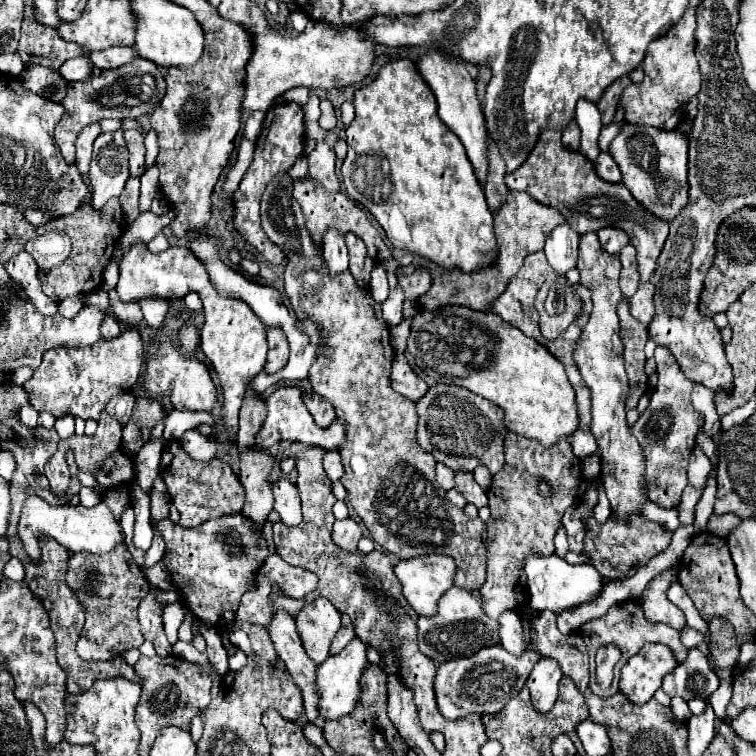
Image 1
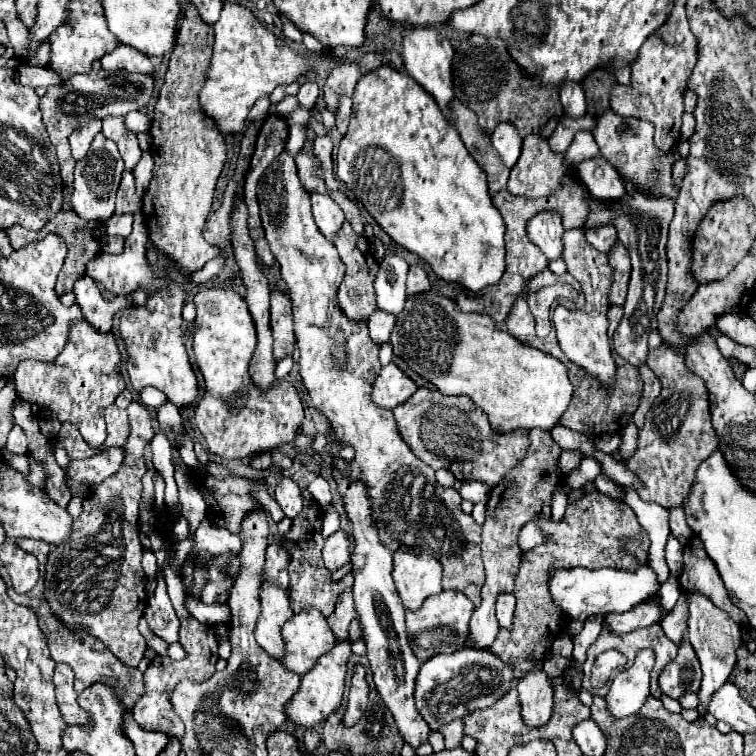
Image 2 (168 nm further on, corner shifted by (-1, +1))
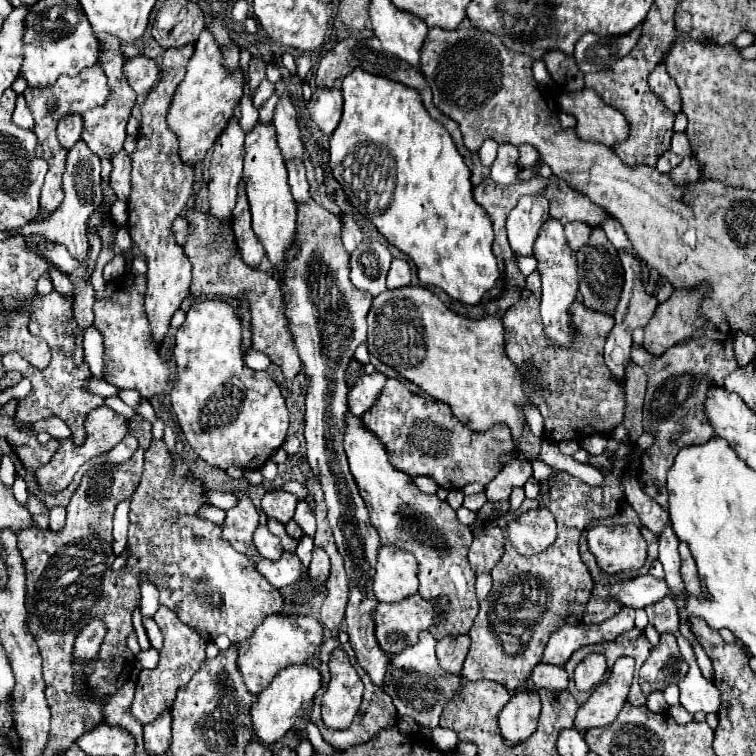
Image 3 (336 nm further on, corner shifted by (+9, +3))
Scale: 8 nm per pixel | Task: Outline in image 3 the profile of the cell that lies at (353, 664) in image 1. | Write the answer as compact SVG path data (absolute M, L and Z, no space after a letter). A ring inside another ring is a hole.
M291 665L287 669L281 669L269 683L269 687L265 687L257 695L257 701L251 707L253 737L263 745L273 745L281 741L283 735L293 729L295 721L299 719L299 713L303 713L311 705L313 695L317 693L319 687L321 687L319 669L313 669L311 665Z

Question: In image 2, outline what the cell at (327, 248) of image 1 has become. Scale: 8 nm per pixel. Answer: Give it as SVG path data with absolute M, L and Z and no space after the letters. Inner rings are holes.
M311 193L311 203L313 203L313 217L319 231L329 241L335 241L335 233L339 233L345 221L341 207L329 195L321 195L321 193Z

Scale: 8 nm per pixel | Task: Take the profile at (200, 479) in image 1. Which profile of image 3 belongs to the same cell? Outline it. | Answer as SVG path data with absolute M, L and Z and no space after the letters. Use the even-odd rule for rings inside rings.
M237 493L239 503L237 507L227 511L223 521L223 537L243 555L259 557L257 549L253 547L253 531L257 527L257 509L245 493Z

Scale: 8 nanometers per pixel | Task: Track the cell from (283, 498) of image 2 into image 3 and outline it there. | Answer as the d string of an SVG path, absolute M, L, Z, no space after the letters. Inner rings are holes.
M275 489L275 491L265 493L265 497L261 501L261 507L263 507L263 513L269 519L277 519L279 523L285 525L293 517L297 503L299 503L299 499L293 493Z

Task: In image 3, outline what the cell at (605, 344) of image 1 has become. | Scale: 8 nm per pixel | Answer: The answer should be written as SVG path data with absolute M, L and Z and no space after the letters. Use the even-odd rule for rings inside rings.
M549 217L537 235L533 257L537 259L537 271L541 273L541 285L543 285L543 299L541 299L541 317L545 325L545 335L557 341L559 345L567 347L573 341L573 325L569 307L577 299L577 259L575 251L565 243L563 225Z

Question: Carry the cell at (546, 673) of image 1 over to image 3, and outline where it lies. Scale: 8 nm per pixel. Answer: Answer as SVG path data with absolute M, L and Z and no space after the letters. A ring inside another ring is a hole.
M533 691L515 693L497 717L503 741L507 745L517 745L527 741L537 729L539 711L541 711L541 701L537 693Z

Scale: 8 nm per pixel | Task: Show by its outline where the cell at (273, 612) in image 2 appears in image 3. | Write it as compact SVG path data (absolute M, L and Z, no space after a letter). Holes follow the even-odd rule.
M151 441L145 451L145 465L137 493L133 493L131 511L129 511L129 543L127 543L127 563L121 573L133 573L139 583L145 579L159 589L159 605L169 607L177 617L193 627L205 641L215 641L219 635L227 635L233 643L241 643L251 637L257 623L265 617L281 613L283 599L279 591L253 567L249 557L237 553L229 541L221 535L221 525L215 525L207 519L201 519L197 511L209 501L203 497L205 485L195 475L189 479L189 469L177 451L167 449L165 441Z

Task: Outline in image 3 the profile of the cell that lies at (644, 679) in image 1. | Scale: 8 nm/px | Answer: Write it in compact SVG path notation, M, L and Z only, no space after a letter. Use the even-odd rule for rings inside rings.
M631 657L617 659L607 679L579 707L575 715L575 727L581 733L593 727L607 727L615 721L617 713L627 701L627 693L633 681L633 665L635 663Z

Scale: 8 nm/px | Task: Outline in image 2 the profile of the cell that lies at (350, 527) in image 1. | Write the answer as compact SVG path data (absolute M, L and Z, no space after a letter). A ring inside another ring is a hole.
M339 529L325 539L323 561L329 571L337 571L351 561L351 537L347 537L345 531Z

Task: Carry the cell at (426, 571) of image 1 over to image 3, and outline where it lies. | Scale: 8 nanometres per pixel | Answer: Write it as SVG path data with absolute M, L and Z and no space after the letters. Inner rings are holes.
M381 545L373 577L373 591L377 599L383 603L395 603L417 593L417 587L415 557L395 545Z

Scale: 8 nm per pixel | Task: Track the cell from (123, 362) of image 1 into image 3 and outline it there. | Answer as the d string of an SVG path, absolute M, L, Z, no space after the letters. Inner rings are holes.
M51 291L49 295L33 295L27 311L31 317L29 325L35 325L35 335L43 337L47 341L47 345L51 345L53 357L51 357L49 367L45 371L39 371L33 365L29 365L25 359L21 359L19 355L3 355L3 367L7 371L11 371L11 369L21 371L33 385L31 395L25 399L19 399L15 419L19 423L37 423L49 415L61 417L73 431L73 435L71 435L73 443L83 443L85 441L83 421L89 411L103 405L103 397L91 395L85 389L81 389L85 379L91 377L91 371L89 371L87 363L83 361L81 331L75 325L75 319L71 315L71 301L65 299L65 295L59 295L57 291Z

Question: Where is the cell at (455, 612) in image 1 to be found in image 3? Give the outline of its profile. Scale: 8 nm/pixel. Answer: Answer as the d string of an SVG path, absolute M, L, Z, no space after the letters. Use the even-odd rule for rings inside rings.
M419 593L405 597L397 603L379 603L373 611L377 643L389 655L399 653L417 641L417 633L433 627L435 607Z

